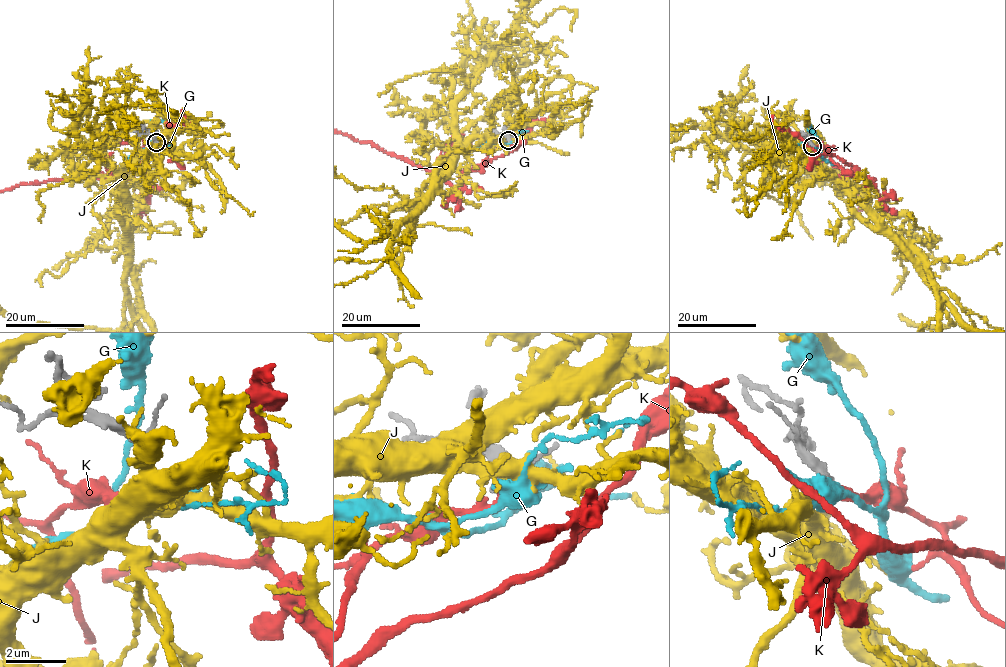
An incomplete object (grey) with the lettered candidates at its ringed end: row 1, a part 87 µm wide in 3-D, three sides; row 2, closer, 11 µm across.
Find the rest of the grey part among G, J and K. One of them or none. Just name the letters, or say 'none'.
J

